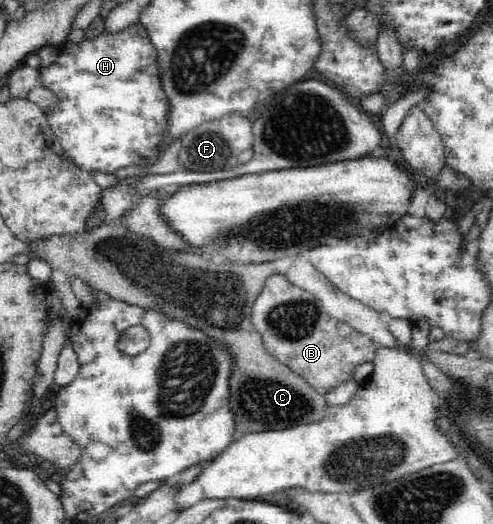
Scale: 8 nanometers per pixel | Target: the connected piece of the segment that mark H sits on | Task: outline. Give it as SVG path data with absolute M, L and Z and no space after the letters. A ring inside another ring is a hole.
M140 21L121 30L121 32L106 32L106 30L97 38L91 38L83 40L78 44L65 44L65 48L59 49L60 54L57 56L57 60L47 66L43 72L41 72L41 85L49 90L52 90L55 95L57 95L56 106L49 111L45 111L45 115L49 126L53 129L55 136L57 136L59 142L61 143L62 149L65 151L69 160L73 162L75 166L82 168L84 171L92 172L96 170L99 172L111 173L119 168L127 168L127 166L133 166L133 164L154 164L158 158L159 153L163 150L158 150L158 146L162 141L162 136L164 135L164 130L167 124L167 114L169 114L169 101L165 96L165 91L162 87L160 70L157 64L157 51L147 35L147 31L144 26L140 26Z

